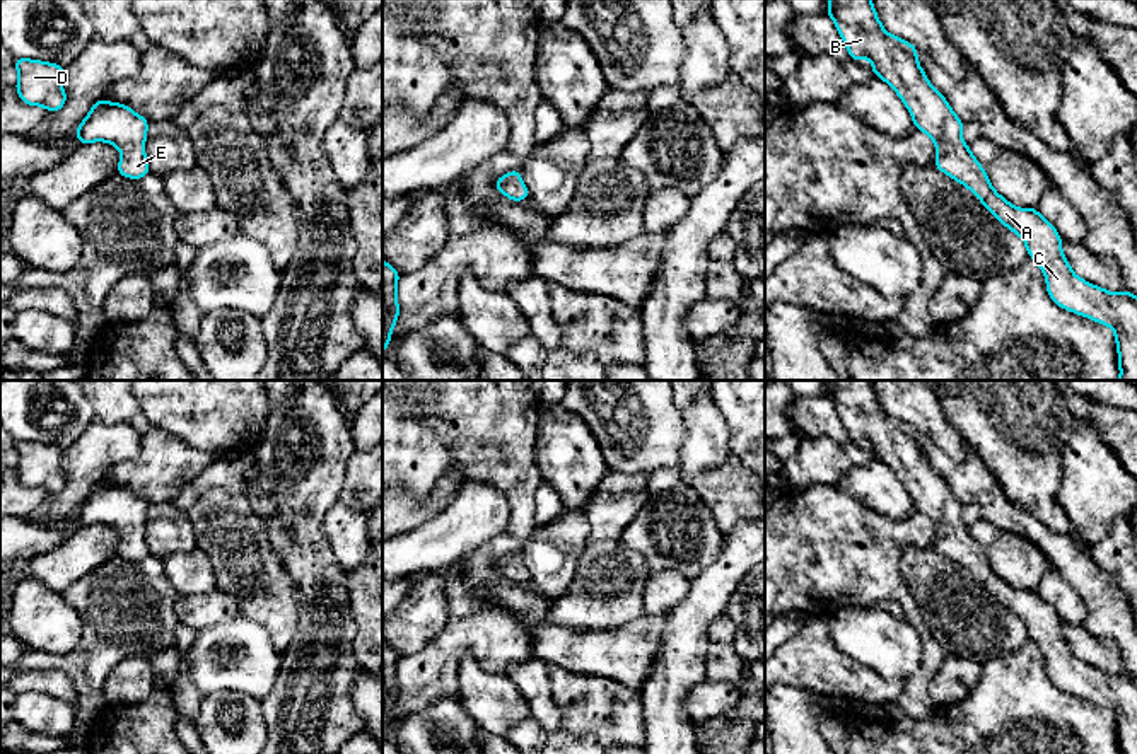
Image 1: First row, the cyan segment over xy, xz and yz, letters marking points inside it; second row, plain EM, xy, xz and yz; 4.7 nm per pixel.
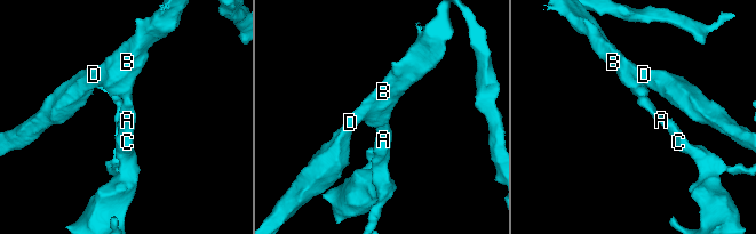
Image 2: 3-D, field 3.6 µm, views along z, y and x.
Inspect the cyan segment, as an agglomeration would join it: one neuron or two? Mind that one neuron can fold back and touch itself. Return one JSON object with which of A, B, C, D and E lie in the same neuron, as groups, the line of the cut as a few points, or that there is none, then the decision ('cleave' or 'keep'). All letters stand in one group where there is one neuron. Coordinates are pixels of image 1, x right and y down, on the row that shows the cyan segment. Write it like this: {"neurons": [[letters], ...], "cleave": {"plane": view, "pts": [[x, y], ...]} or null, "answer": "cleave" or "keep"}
{"neurons": [["A", "B", "C", "D", "E"]], "cleave": null, "answer": "keep"}

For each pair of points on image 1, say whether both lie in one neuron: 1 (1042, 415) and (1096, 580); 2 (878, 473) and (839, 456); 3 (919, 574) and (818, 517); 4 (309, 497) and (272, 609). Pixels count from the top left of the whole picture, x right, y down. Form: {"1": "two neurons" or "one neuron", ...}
{"1": "two neurons", "2": "two neurons", "3": "two neurons", "4": "two neurons"}

